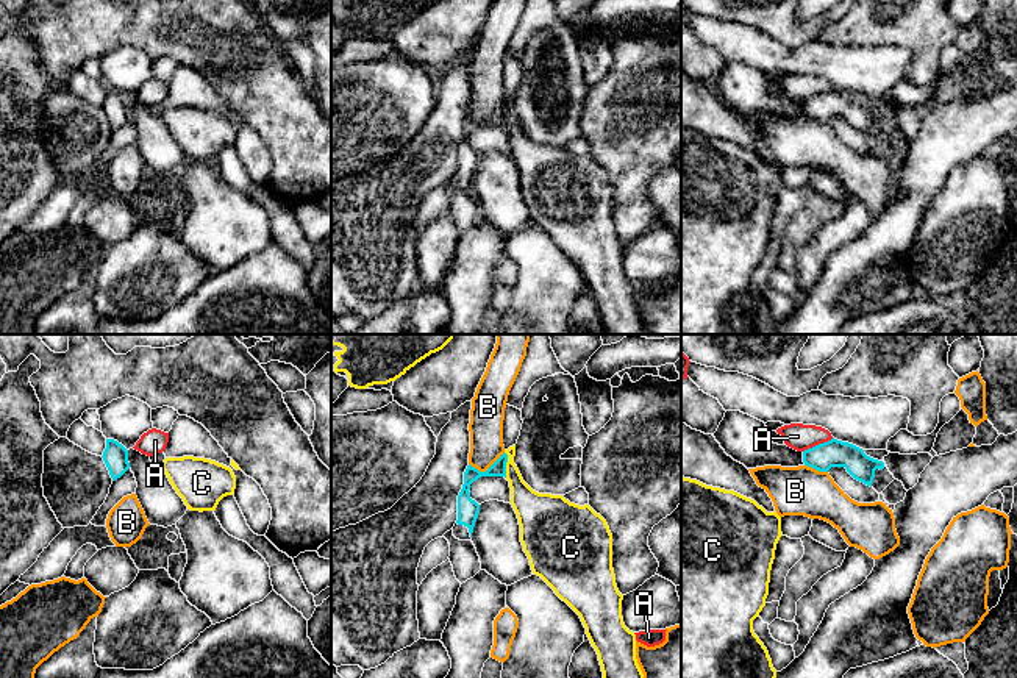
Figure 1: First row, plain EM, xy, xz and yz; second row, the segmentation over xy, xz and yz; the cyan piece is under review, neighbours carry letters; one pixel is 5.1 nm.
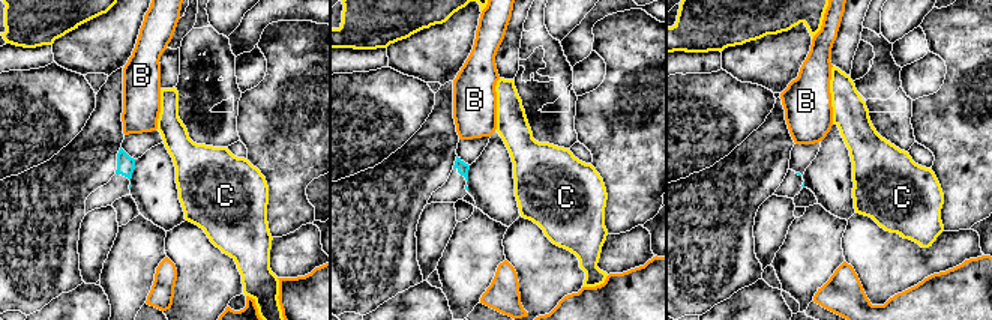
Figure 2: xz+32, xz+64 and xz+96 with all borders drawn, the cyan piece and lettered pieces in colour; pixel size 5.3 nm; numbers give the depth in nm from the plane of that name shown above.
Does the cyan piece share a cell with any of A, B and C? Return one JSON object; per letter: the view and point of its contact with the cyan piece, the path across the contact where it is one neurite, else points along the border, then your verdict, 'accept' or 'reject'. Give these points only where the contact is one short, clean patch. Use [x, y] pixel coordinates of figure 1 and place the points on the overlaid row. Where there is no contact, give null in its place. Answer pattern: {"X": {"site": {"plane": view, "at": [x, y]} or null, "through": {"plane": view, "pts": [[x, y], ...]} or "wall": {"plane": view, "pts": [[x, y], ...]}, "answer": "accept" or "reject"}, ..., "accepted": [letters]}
{"A": {"site": {"plane": "yz", "at": [819, 444]}, "wall": {"plane": "yz", "pts": [[833, 438], [803, 452]]}, "answer": "reject"}, "B": {"site": {"plane": "xz", "at": [488, 469]}, "wall": {"plane": "xz", "pts": [[503, 452], [485, 471], [469, 464]]}, "answer": "reject"}, "C": {"site": {"plane": "xz", "at": [505, 464]}, "wall": {"plane": "xz", "pts": [[505, 452], [506, 477]]}, "answer": "reject"}, "accepted": []}

